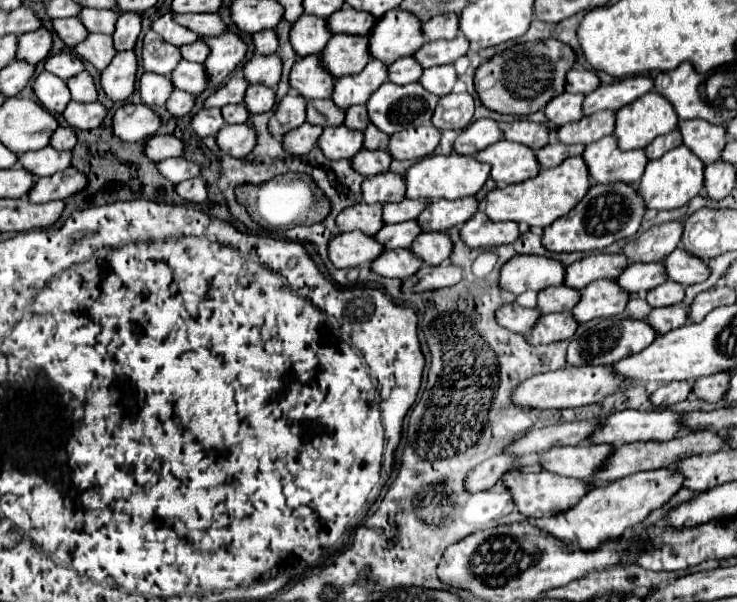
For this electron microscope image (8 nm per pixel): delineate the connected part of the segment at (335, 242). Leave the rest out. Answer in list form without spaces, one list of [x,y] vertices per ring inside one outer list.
[[[358,231],[340,233],[328,243],[328,257],[338,269],[368,267],[382,251],[384,245]]]

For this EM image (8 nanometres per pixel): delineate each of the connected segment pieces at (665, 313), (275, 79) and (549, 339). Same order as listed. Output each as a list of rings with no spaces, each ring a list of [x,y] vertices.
[[[670,305],[670,307],[662,307],[662,309],[652,309],[652,313],[646,317],[646,321],[650,321],[650,325],[654,325],[654,329],[658,329],[658,333],[668,333],[670,329],[678,329],[682,325],[686,325],[688,321],[688,313],[690,309],[684,305]]]
[[[256,53],[246,65],[244,65],[244,77],[250,83],[260,83],[266,87],[276,89],[282,75],[282,59],[274,55],[260,55]]]
[[[562,311],[562,313],[550,313],[550,315],[542,315],[538,319],[538,325],[534,325],[534,331],[530,331],[526,335],[526,339],[530,339],[534,345],[538,343],[554,343],[554,341],[564,341],[568,337],[572,337],[578,329],[578,321],[574,319],[574,315],[570,311]]]

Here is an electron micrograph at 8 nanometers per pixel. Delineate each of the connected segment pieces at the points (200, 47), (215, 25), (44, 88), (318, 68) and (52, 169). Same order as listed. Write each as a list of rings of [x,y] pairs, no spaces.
[[[198,39],[192,45],[184,45],[184,47],[180,47],[180,51],[182,51],[182,57],[186,61],[194,61],[194,63],[204,63],[208,53],[210,53],[210,49],[208,49],[204,39]]]
[[[186,13],[174,15],[180,25],[192,29],[200,37],[218,37],[226,31],[226,23],[216,13]]]
[[[42,71],[36,77],[34,93],[50,113],[62,113],[66,109],[66,105],[72,101],[70,89],[66,87],[66,83],[50,71]]]
[[[308,55],[296,61],[290,71],[290,87],[306,99],[328,99],[334,93],[334,75],[326,71],[320,55]]]
[[[46,147],[40,151],[24,153],[18,159],[18,163],[30,169],[30,173],[34,173],[36,177],[50,177],[72,165],[72,151],[56,151],[52,147]]]

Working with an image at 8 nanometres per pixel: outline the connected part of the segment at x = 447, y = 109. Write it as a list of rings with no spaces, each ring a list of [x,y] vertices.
[[[450,93],[438,101],[432,123],[436,129],[466,129],[472,123],[474,99],[470,93]]]

